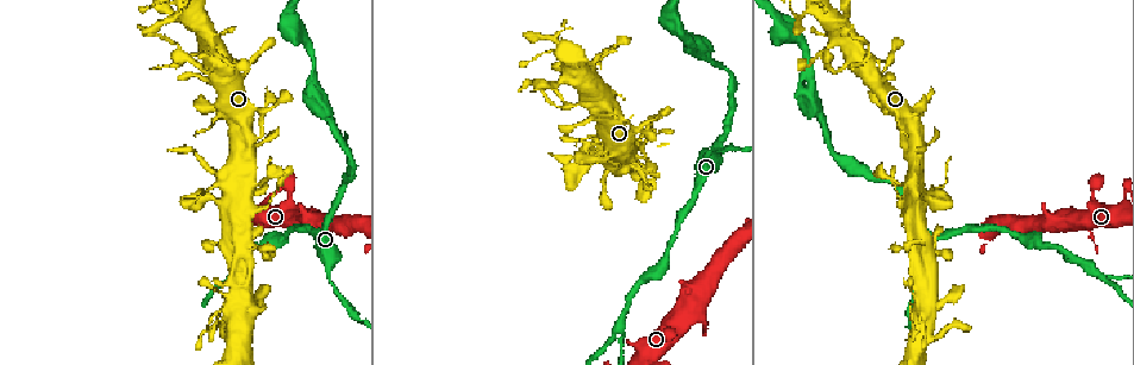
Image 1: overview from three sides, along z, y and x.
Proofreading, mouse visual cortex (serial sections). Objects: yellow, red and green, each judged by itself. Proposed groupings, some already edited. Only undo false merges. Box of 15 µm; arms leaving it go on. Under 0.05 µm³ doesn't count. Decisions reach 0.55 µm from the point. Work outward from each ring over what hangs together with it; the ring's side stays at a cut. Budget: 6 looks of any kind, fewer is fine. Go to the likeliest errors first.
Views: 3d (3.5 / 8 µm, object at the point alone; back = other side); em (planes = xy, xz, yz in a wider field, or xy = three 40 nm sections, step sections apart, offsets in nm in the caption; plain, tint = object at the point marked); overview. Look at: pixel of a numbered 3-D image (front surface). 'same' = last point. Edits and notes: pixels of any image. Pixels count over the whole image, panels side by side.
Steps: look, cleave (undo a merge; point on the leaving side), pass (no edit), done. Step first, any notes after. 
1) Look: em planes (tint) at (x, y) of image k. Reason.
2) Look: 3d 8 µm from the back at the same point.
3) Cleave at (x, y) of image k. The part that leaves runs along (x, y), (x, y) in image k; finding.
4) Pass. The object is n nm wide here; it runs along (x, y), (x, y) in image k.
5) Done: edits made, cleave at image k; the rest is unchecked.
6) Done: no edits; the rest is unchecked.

Look: em xy step 5 (tint) at (329, 264) of image 1. Thick turns thin.

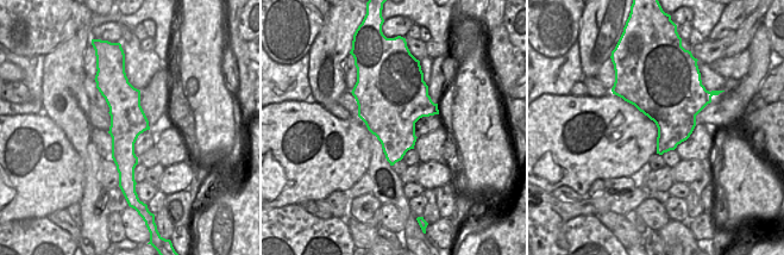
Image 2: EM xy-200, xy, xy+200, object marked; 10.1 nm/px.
Look: 3d 3.5 µm at the same point. Wider look.

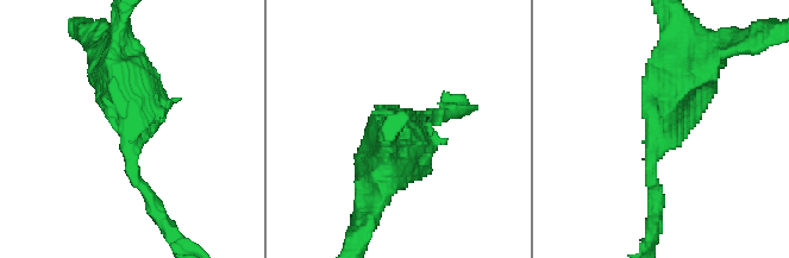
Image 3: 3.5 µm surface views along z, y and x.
Pass. The arms are 150, 600 nm wide; it runs along (697, 60), (670, 86), (652, 151), (655, 202) in image 3; all the same cell.

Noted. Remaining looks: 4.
Look: 3d 3.5 µm at (620, 331) of image 1.

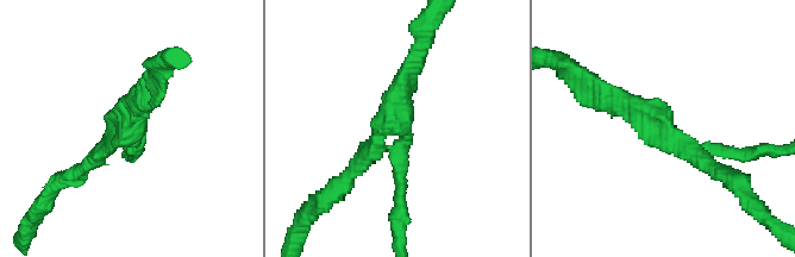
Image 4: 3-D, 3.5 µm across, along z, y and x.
Look: em xy step 2 (tint) at (128, 125) of image 4. 3 arms meet here; the arms are 200, 250, 250 nm wide; now the EM.

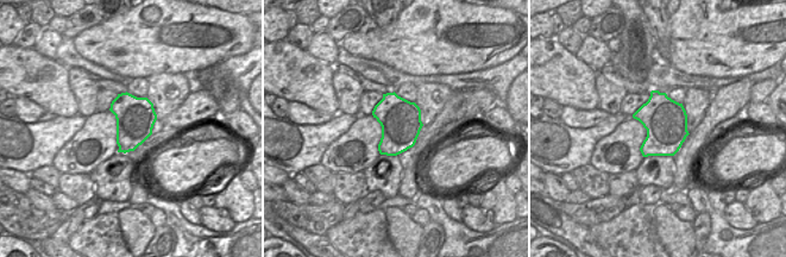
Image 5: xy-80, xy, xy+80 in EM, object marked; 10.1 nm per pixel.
Pass. It runs along (600, 89), (655, 118), (712, 169) in image 4; one cell here.

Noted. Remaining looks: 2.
Look: 3d 3.5 µm at (175, 17) of image 1. Three-way junction.

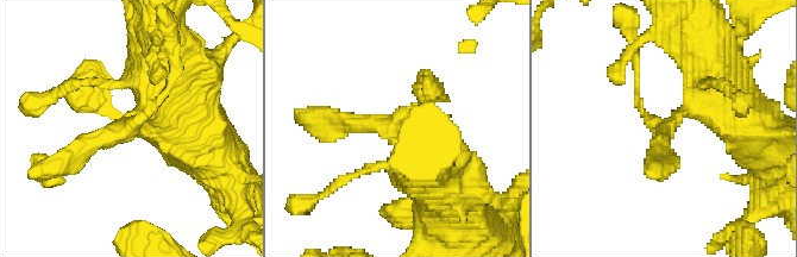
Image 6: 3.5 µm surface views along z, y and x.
Look: em xy step 1 (tint) at (673, 126) of image 6. 3 arms meet here; the arms are 100, 250, 500 nm wide.

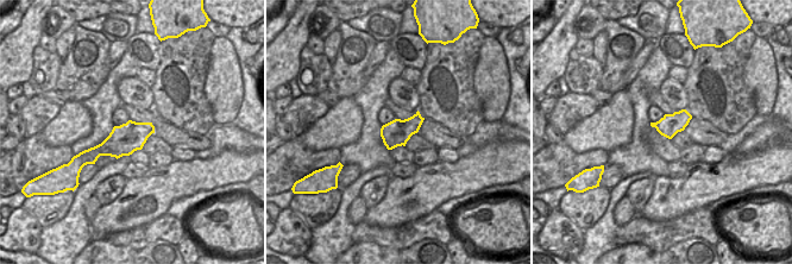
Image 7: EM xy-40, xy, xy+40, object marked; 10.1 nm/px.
Pass. It runs along (435, 192), (384, 125), (330, 123) in image 6; all the same cell.

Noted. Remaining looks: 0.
Done: no edits; the rest is unchecked.

